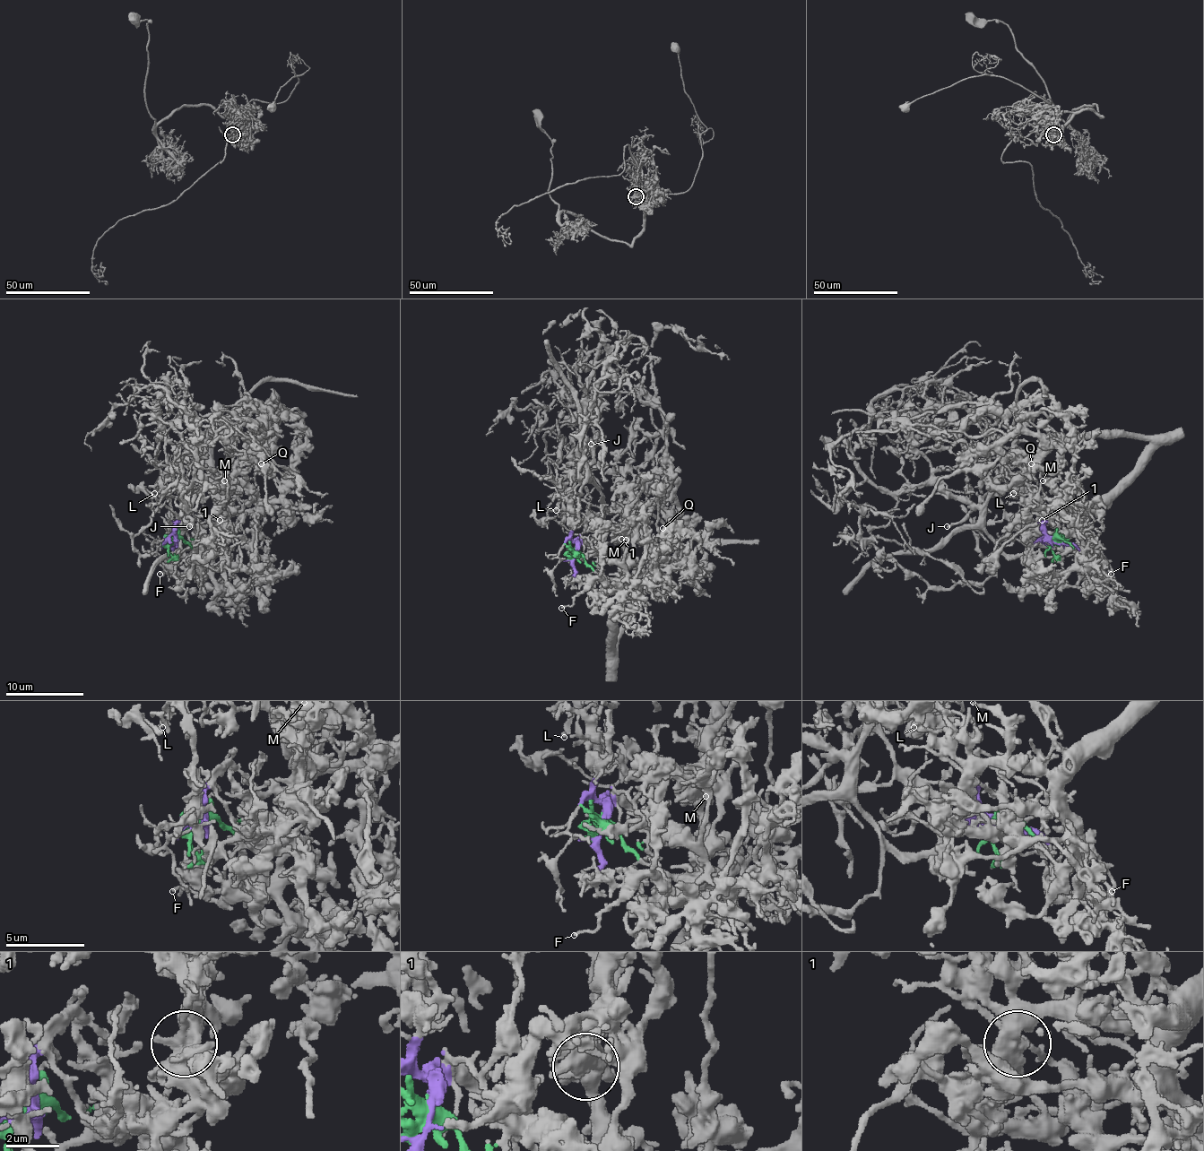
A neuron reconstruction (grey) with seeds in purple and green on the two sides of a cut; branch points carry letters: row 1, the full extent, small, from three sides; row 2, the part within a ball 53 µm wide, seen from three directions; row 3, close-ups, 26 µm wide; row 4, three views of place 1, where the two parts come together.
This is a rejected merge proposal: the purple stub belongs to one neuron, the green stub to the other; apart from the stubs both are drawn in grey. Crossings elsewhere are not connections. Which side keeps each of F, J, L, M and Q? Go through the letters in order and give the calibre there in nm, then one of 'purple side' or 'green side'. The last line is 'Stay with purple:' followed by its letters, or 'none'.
F: 170 nm | green side
J: 280 nm | purple side
L: 180 nm | purple side
M: 140 nm | green side
Q: 320 nm | green side
Stay with purple: J, L

